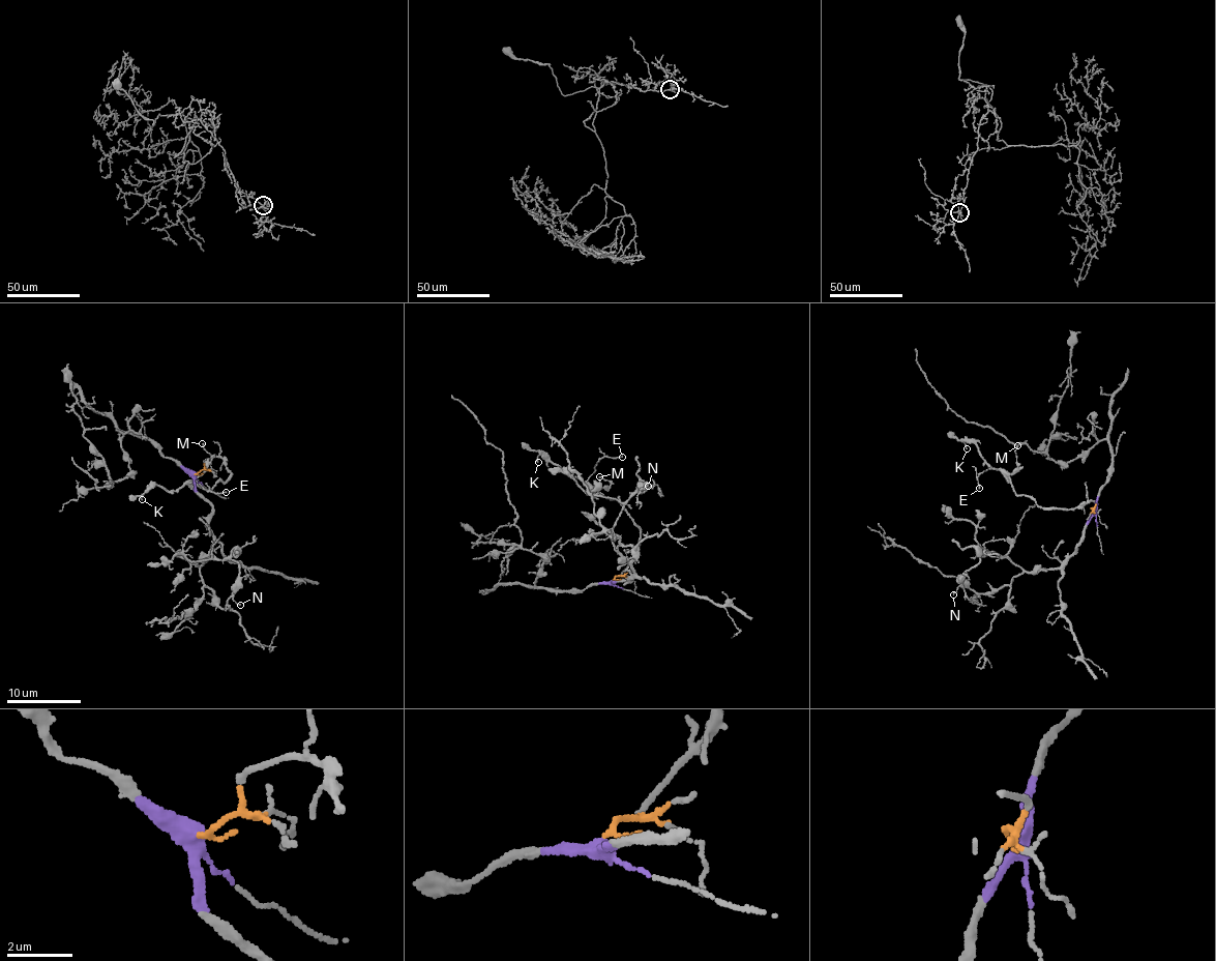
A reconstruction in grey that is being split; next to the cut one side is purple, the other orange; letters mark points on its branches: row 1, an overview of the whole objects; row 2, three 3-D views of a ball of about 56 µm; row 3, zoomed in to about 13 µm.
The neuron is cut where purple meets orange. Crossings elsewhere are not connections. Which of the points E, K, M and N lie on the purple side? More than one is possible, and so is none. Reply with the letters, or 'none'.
N

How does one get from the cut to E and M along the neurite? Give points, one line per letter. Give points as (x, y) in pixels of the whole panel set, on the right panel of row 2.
E: (1092, 510), (1090, 500), (1072, 510), (1039, 506), (1016, 495), (994, 468), (977, 477), (979, 488)
M: (1092, 510), (1096, 502), (1090, 500), (1072, 510), (1039, 506), (1016, 495), (1008, 476), (1018, 467), (1016, 445)

